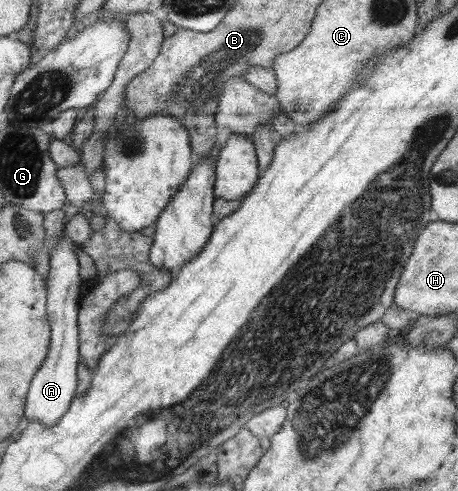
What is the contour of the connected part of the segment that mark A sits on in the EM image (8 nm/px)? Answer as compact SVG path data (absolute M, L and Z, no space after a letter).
M65 234L65 237L50 251L49 257L50 257L50 266L49 266L49 275L47 278L47 319L48 324L51 329L51 339L49 344L49 351L47 352L46 358L44 359L44 362L42 363L42 366L38 369L38 372L32 377L29 391L27 392L25 407L24 407L24 414L23 416L26 416L26 418L29 420L29 422L35 422L37 420L38 422L41 422L41 424L45 424L45 426L54 426L62 416L65 415L65 412L69 409L69 406L71 405L72 400L75 399L76 395L78 394L77 386L79 383L78 375L77 375L77 366L80 363L80 355L79 355L79 324L78 324L78 314L79 314L79 295L80 293L80 286L83 282L82 278L80 277L80 265L78 264L78 257L76 257L76 252L74 251L75 245L77 245L68 235Z

